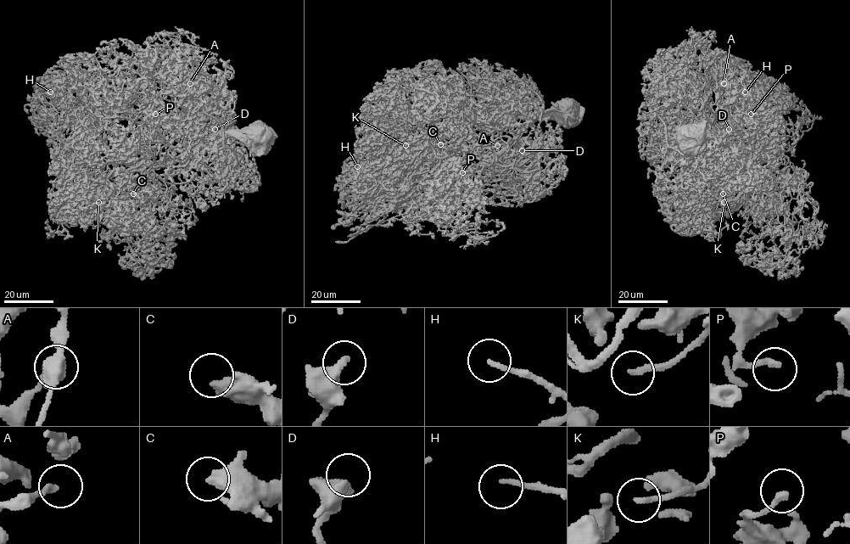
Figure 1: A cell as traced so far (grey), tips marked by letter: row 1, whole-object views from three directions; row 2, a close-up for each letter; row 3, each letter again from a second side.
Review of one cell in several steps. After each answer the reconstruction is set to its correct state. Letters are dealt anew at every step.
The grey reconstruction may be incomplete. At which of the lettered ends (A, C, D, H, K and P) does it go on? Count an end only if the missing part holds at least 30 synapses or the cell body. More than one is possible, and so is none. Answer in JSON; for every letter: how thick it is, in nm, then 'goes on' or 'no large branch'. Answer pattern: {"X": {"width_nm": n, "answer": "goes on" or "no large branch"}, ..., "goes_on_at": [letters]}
{"A": {"width_nm": 140, "answer": "no large branch"}, "C": {"width_nm": 500, "answer": "goes on"}, "D": {"width_nm": 480, "answer": "no large branch"}, "H": {"width_nm": 140, "answer": "goes on"}, "K": {"width_nm": 180, "answer": "goes on"}, "P": {"width_nm": 220, "answer": "no large branch"}, "goes_on_at": ["C", "H", "K"]}

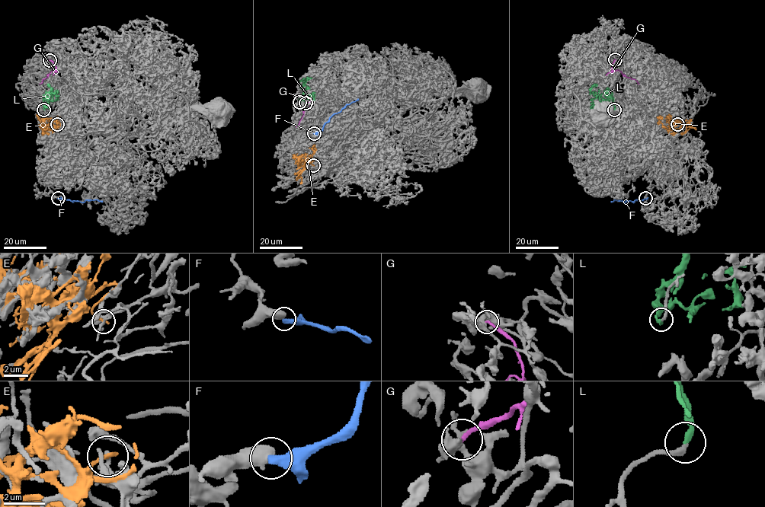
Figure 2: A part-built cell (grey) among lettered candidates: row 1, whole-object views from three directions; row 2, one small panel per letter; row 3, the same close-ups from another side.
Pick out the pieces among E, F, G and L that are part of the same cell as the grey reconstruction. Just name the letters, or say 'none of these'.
L

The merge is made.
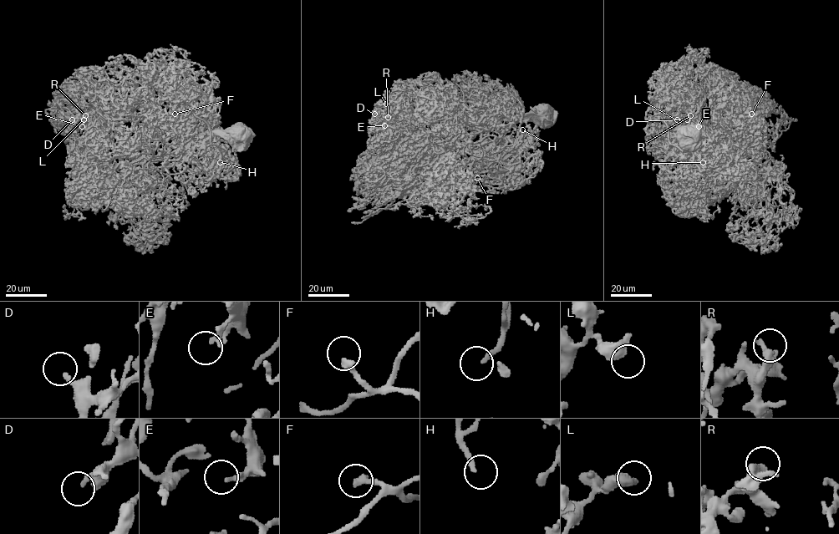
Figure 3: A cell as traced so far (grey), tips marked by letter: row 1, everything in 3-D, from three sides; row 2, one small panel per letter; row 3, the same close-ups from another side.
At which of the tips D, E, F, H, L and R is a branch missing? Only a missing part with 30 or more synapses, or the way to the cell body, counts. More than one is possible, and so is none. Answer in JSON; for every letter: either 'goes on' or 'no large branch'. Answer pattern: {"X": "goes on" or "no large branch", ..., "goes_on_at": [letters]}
{"D": "no large branch", "E": "no large branch", "F": "goes on", "H": "goes on", "L": "no large branch", "R": "no large branch", "goes_on_at": ["F", "H"]}

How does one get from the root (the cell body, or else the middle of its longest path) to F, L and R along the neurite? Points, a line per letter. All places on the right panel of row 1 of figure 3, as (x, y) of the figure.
F: (691, 133), (713, 137), (736, 156), (725, 160), (731, 164), (744, 150), (741, 141), (751, 124), (751, 114)
L: (691, 133), (741, 156), (742, 149), (726, 160), (703, 156), (690, 147), (699, 126), (677, 119)
R: (691, 133), (710, 136), (731, 155), (741, 156), (742, 149), (726, 160), (692, 150), (700, 130), (690, 115)

